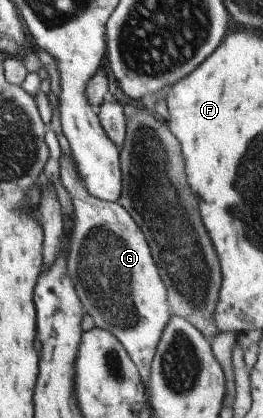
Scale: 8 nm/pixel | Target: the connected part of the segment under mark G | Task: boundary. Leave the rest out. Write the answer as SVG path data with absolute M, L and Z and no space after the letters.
M61 154L60 156L60 179L61 183L63 183L68 195L71 199L71 203L73 204L74 214L73 220L70 223L70 235L69 235L69 243L68 243L68 271L70 278L73 279L73 285L75 285L75 289L77 289L77 295L81 300L82 306L85 309L85 313L91 315L93 319L95 319L95 325L101 328L105 328L109 330L119 342L122 343L122 346L127 350L129 357L133 360L133 363L137 366L139 370L141 379L143 381L143 385L146 387L147 393L147 383L149 383L150 373L152 370L152 361L155 355L155 350L157 344L159 343L159 338L161 337L162 331L165 329L167 322L169 321L170 315L172 311L169 309L168 303L168 291L161 279L161 276L158 274L158 269L156 263L154 262L149 244L143 235L139 226L135 223L135 220L127 213L127 210L117 201L117 202L108 202L105 200L97 199L93 197L85 187L82 179L79 178L74 159L71 156L67 156L65 154Z

